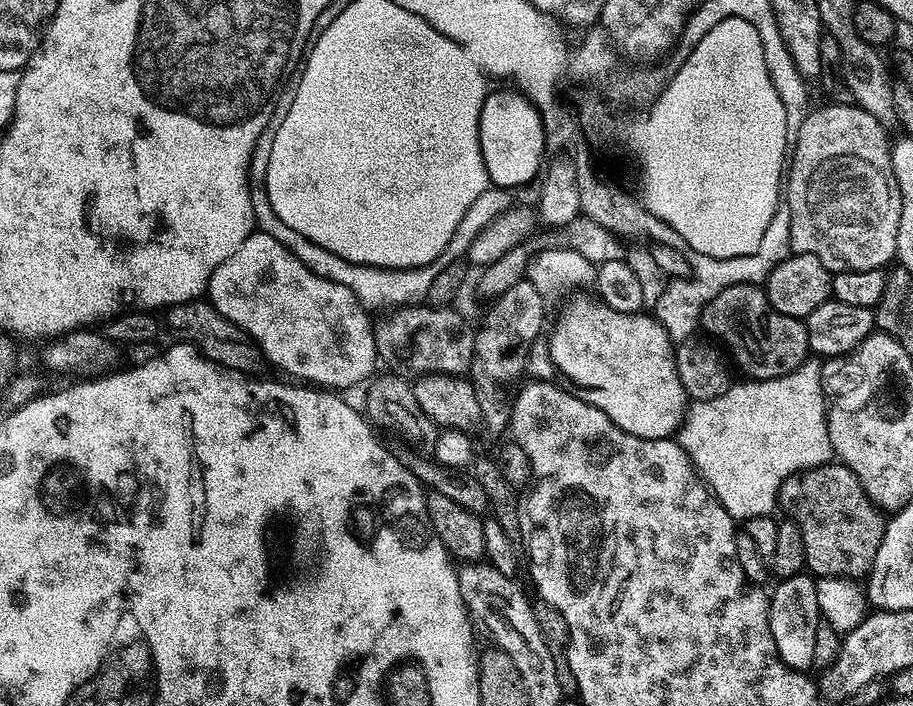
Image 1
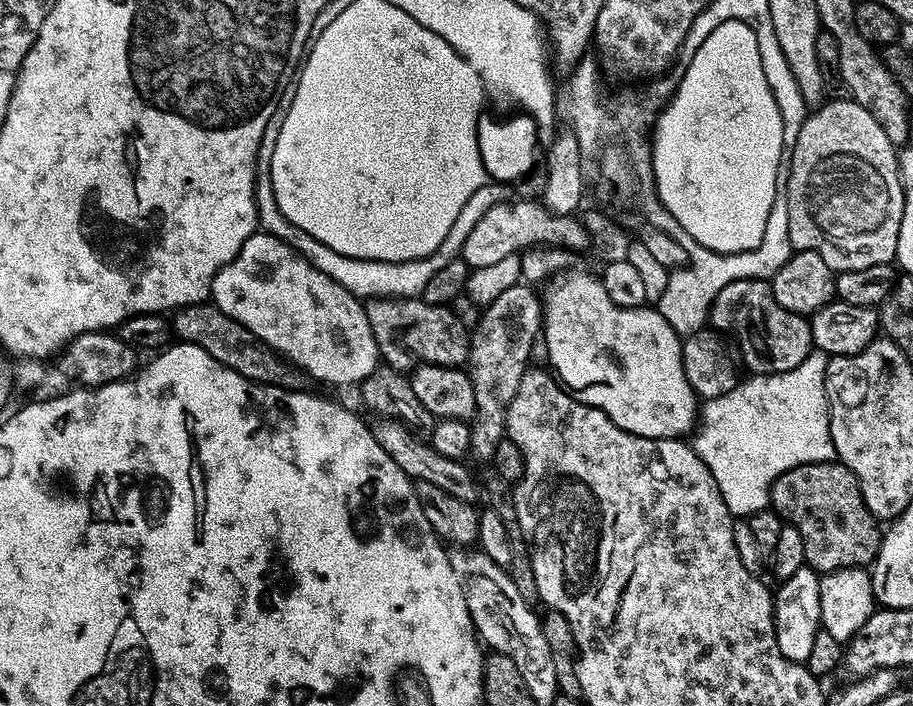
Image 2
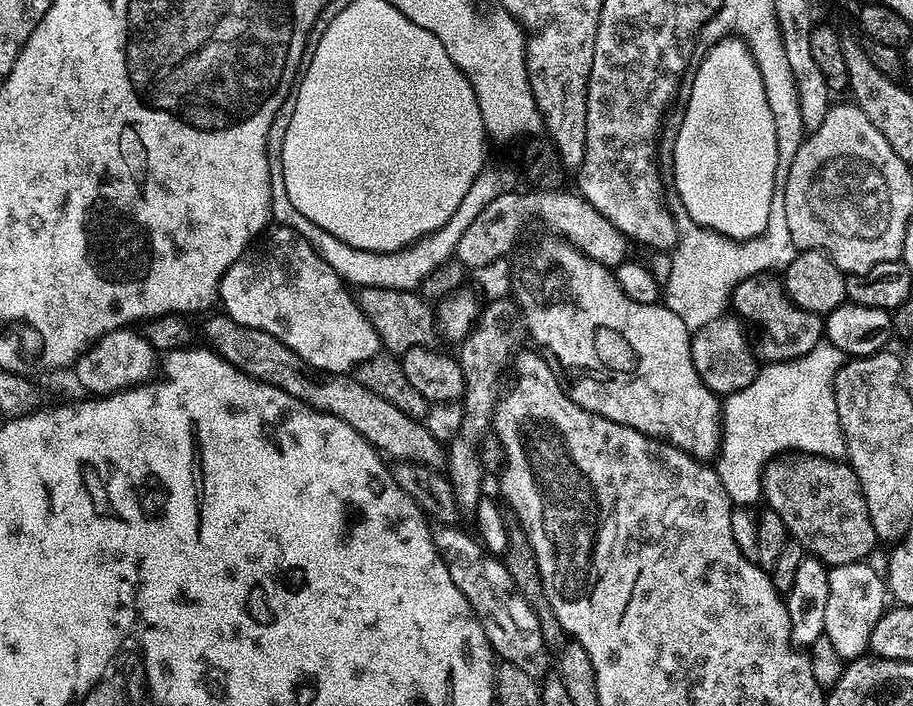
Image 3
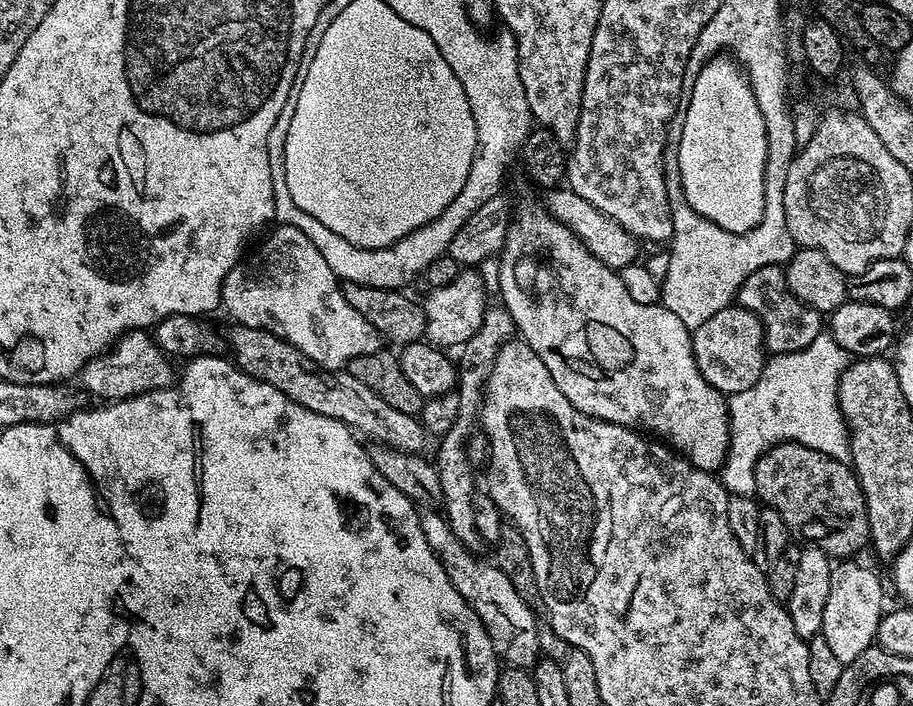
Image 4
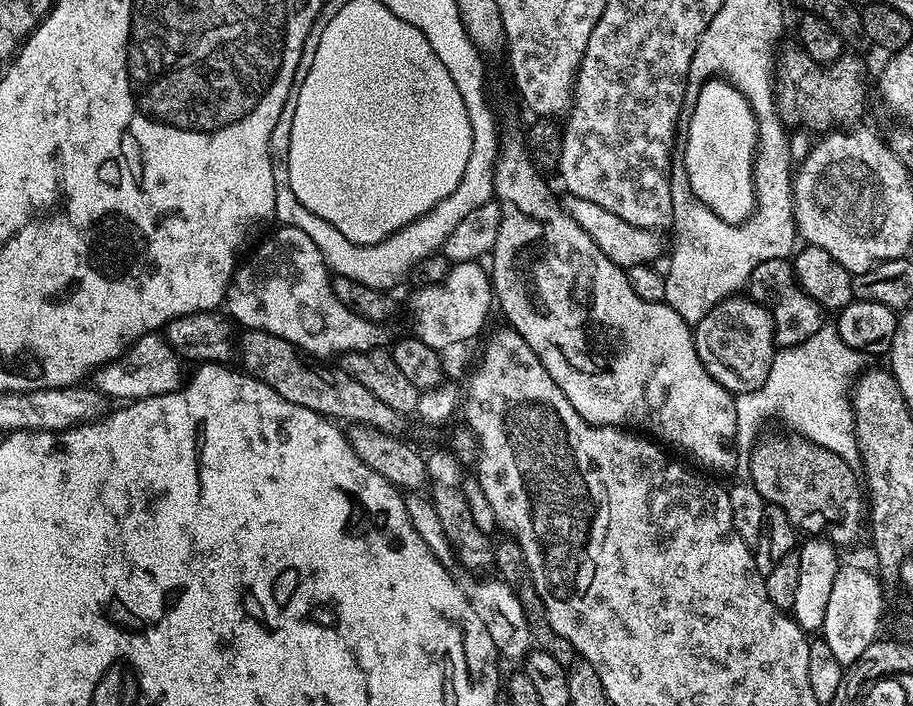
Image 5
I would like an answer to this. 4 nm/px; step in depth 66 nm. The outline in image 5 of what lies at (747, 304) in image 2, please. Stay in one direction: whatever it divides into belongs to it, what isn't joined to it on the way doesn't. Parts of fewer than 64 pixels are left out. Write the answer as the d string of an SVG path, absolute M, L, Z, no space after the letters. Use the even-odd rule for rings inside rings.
M770 258L770 262L758 262L754 274L750 274L746 292L751 299L761 304L772 315L776 342L780 348L798 346L806 342L810 334L818 334L818 330L825 327L825 309L821 308L818 302L814 302L814 298L810 298L806 290L802 290L802 286L796 280L796 272L792 268L791 259Z

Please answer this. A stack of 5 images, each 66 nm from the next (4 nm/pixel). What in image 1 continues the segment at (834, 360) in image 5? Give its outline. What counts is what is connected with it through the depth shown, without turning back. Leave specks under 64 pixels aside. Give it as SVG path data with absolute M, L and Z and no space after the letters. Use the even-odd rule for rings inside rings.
M812 363L778 378L733 383L718 398L687 405L678 442L716 501L737 521L773 515L786 478L833 459L822 368Z

